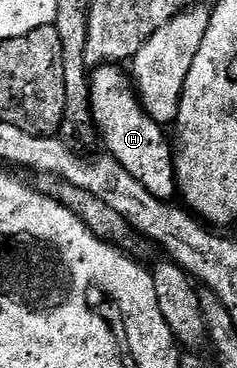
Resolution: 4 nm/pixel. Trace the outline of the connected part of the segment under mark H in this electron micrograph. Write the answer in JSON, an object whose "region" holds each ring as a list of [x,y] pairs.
{"region":[[[114,65],[96,66],[90,74],[89,96],[94,126],[104,141],[108,156],[113,157],[136,182],[163,202],[176,196],[176,173],[173,167],[172,144],[165,141],[166,133],[141,106],[132,86],[127,85],[120,68]]]}

